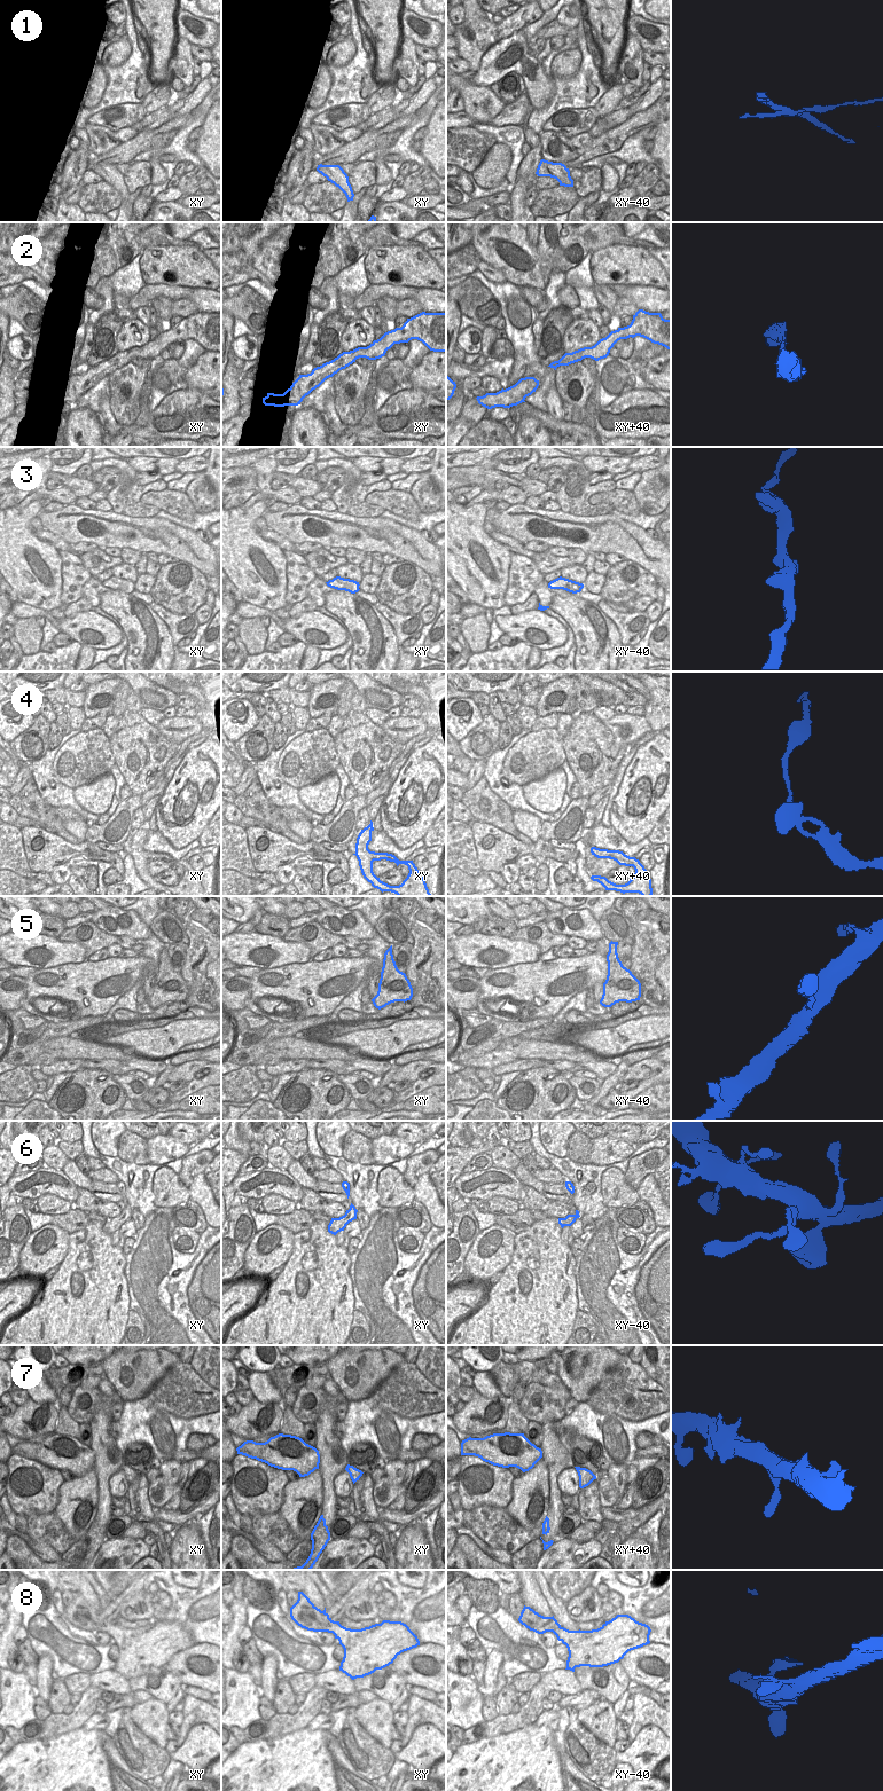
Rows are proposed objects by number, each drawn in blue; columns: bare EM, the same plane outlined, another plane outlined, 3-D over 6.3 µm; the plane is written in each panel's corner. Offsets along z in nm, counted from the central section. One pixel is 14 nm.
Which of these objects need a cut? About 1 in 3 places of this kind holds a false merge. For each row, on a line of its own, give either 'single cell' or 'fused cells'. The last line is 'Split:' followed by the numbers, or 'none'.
1: fused cells
2: single cell
3: single cell
4: single cell
5: single cell
6: single cell
7: single cell
8: single cell
Split: 1

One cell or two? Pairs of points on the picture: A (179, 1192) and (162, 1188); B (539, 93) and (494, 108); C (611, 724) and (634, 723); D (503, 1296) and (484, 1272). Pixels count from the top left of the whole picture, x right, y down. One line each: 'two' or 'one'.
A: one
B: two
C: one
D: two

